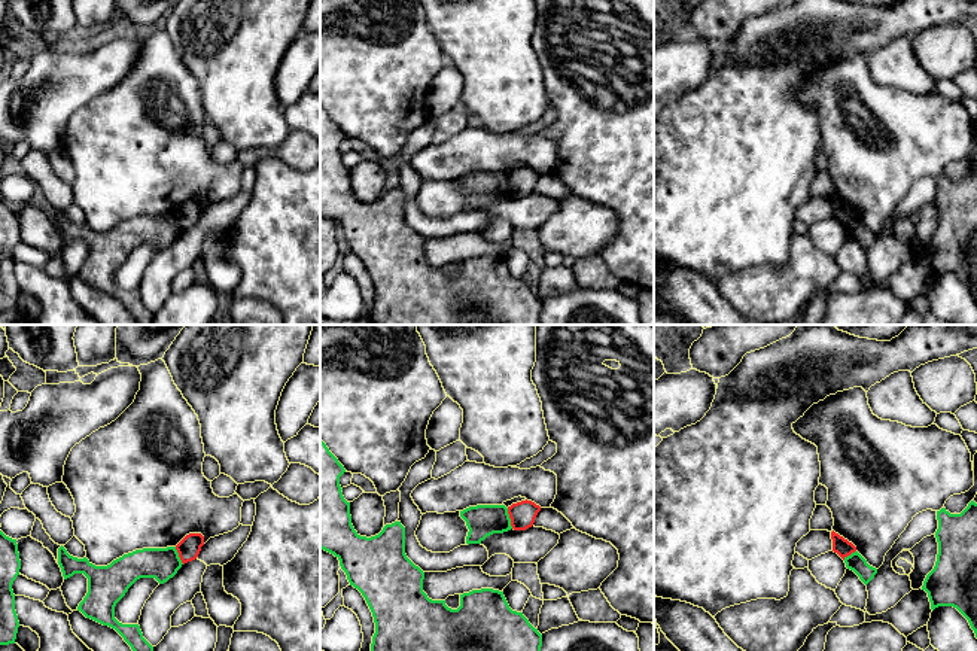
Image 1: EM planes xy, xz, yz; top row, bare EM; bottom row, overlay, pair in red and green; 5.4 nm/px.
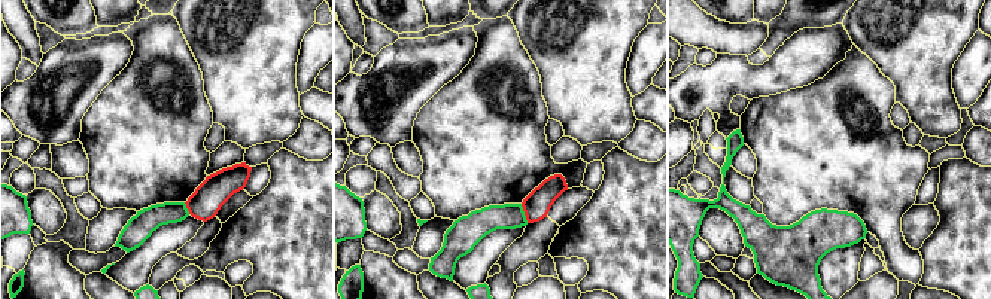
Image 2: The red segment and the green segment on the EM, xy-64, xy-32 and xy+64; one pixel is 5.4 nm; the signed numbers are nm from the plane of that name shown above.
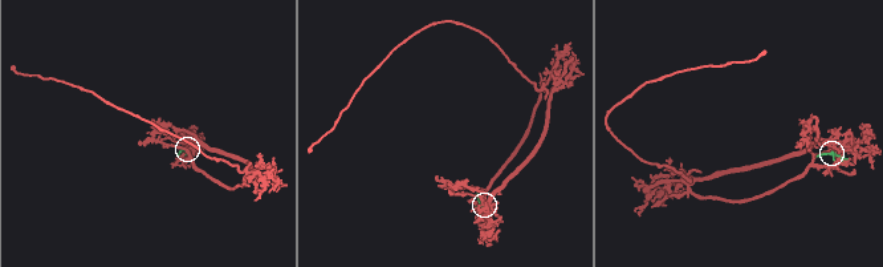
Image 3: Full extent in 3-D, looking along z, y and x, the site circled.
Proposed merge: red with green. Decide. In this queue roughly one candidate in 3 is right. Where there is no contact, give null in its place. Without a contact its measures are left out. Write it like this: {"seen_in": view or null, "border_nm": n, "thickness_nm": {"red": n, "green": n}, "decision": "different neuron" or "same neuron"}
{"seen_in": "xz", "border_nm": 120, "thickness_nm": {"red": 140, "green": 180}, "decision": "different neuron"}

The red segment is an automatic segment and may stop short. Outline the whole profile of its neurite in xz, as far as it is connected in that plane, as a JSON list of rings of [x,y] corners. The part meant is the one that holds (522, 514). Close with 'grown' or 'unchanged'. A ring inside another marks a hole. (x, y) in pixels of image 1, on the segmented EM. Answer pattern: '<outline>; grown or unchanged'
[[[521,501],[508,506],[511,526],[514,530],[526,530],[533,526],[541,506],[532,501]]]; unchanged

